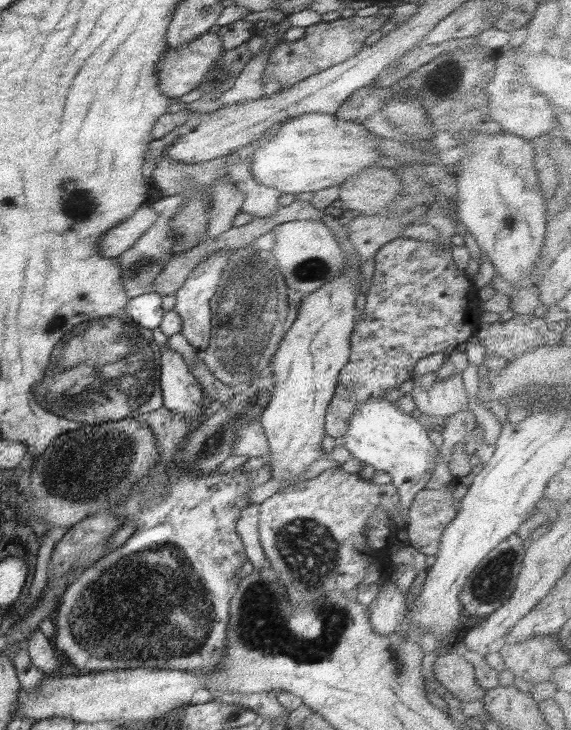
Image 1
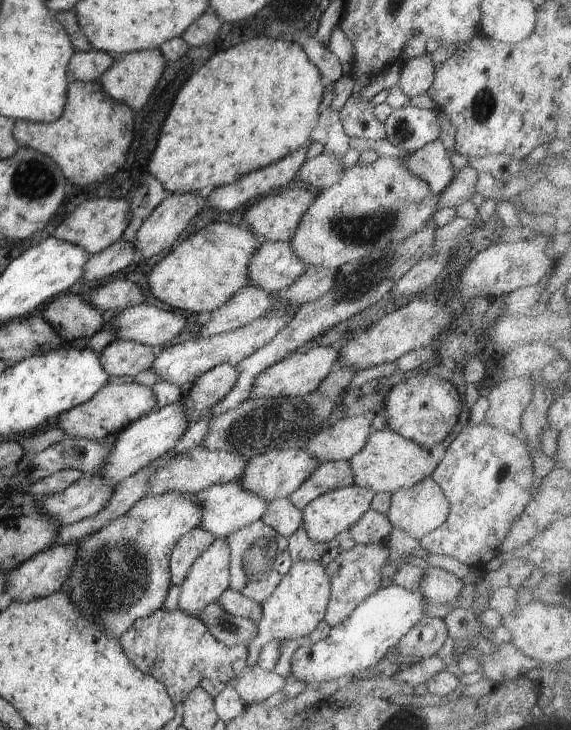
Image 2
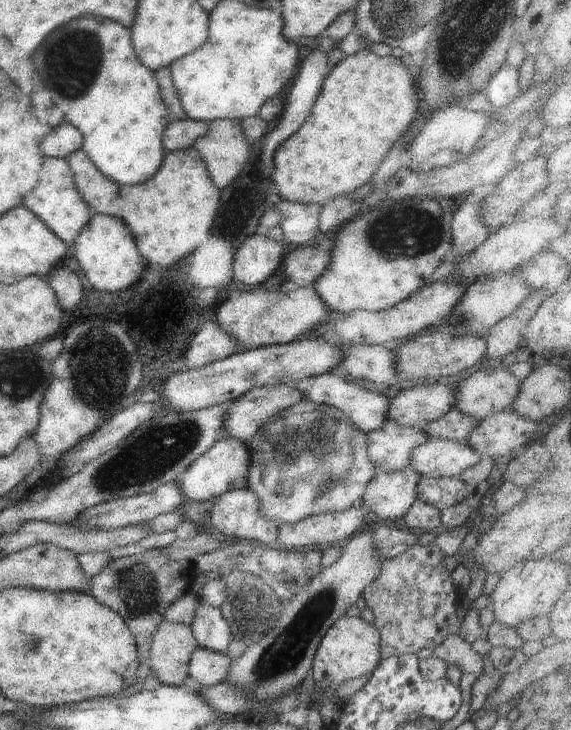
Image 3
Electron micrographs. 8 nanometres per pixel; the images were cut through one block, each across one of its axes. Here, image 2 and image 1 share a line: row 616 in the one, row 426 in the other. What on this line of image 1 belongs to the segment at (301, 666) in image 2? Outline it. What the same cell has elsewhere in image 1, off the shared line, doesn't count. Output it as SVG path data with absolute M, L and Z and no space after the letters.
M372 397L356 407L340 445L350 451L352 458L392 476L391 483L398 489L399 506L407 516L414 497L424 489L436 466L434 461L440 450L432 445L431 439L429 430L424 429L418 419L402 412L396 403Z

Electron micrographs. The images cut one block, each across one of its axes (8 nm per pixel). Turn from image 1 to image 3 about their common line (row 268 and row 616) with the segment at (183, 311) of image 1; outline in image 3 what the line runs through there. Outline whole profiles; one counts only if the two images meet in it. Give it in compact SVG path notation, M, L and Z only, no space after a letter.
M200 603L191 628L198 647L222 653L227 653L230 650L234 634L230 622L221 612L221 608Z

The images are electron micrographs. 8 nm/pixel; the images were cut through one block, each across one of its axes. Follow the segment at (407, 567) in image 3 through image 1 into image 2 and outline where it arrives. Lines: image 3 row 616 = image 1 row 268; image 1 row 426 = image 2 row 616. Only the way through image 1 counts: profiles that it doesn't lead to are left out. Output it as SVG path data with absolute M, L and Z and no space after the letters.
M384 542L370 545L356 544L354 548L342 551L325 567L326 574L330 576L331 596L324 620L331 628L346 620L368 596L372 596L380 588L379 582L384 578L381 570L393 558L383 544Z

